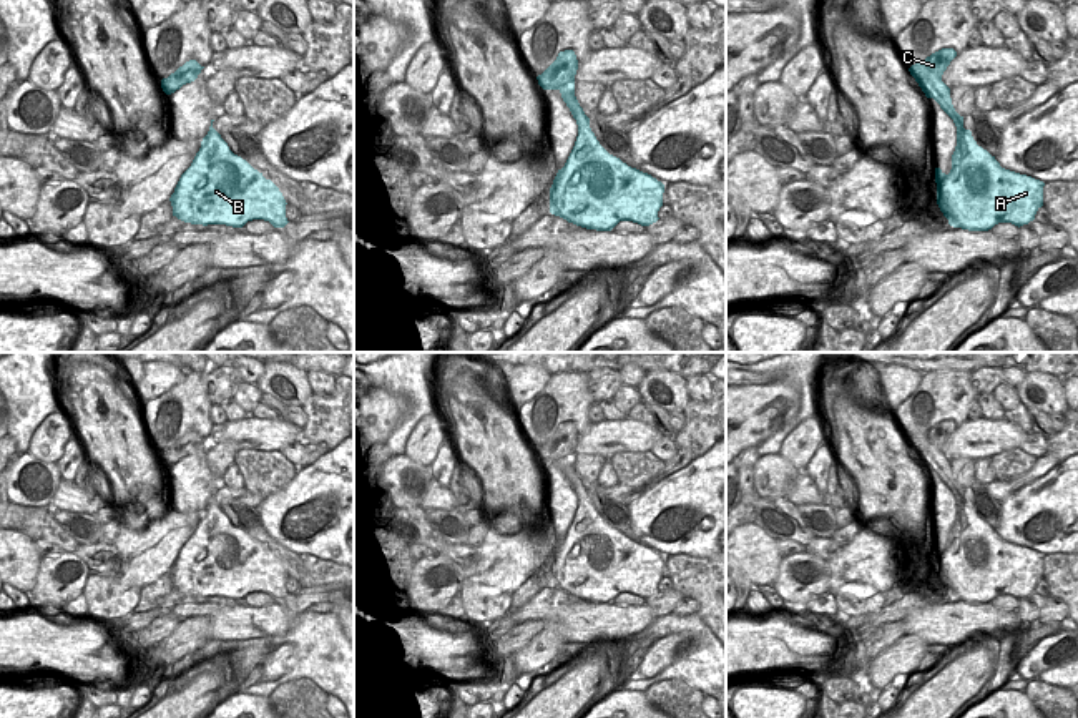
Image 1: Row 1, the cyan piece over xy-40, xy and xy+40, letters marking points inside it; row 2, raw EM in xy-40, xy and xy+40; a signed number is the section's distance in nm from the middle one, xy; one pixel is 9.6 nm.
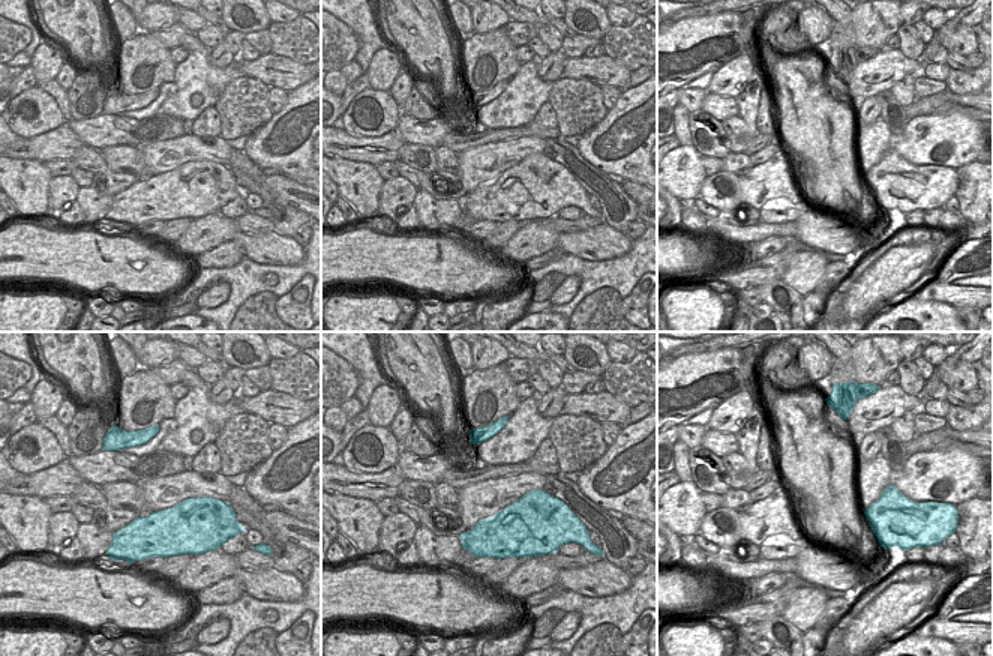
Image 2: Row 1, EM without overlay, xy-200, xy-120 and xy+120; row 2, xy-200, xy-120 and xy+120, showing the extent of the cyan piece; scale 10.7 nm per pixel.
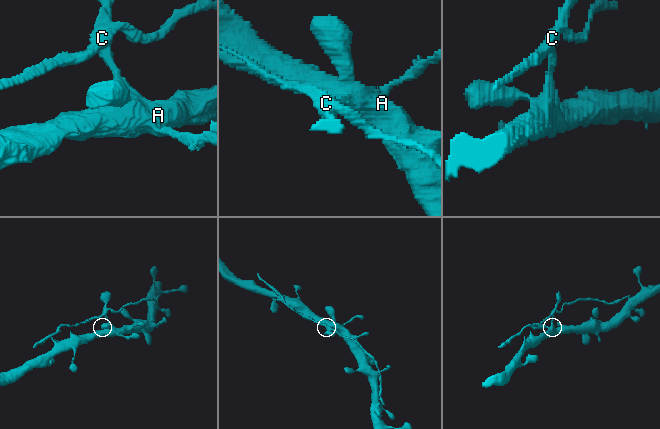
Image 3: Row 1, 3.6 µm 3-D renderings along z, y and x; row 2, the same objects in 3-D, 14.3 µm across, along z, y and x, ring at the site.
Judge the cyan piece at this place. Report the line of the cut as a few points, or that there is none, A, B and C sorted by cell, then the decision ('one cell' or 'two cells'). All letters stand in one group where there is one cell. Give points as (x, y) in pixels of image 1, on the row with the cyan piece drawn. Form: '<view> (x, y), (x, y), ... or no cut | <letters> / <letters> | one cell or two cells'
xy (578, 105), (573, 117) | A B / C | two cells

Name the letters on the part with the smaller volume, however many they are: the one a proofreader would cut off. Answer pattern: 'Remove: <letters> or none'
Remove: C

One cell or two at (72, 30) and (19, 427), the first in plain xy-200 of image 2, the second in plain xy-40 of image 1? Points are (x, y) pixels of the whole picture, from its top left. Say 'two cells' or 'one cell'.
two cells

